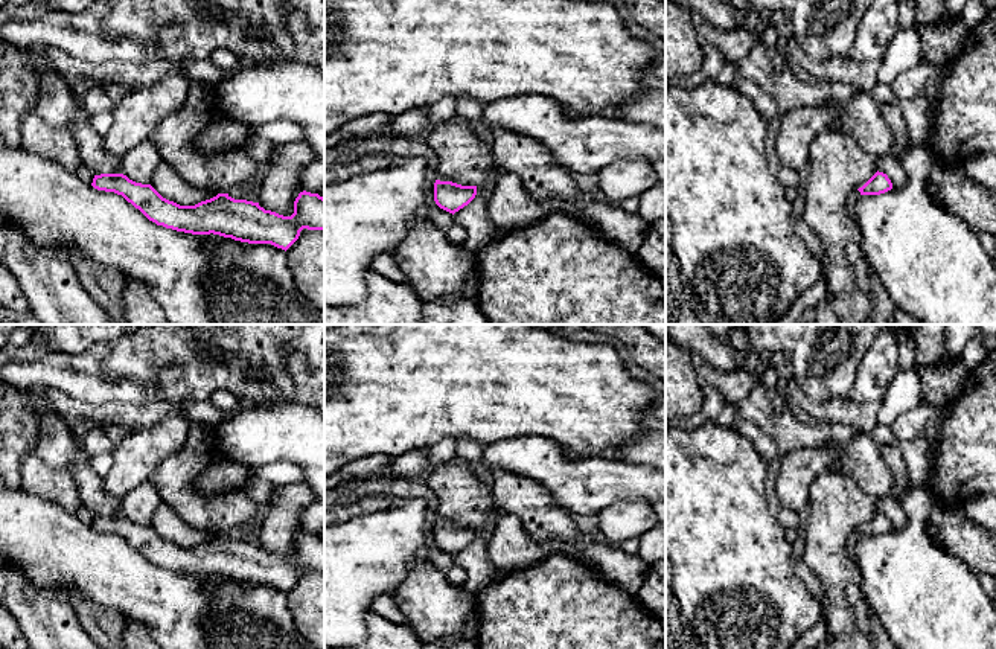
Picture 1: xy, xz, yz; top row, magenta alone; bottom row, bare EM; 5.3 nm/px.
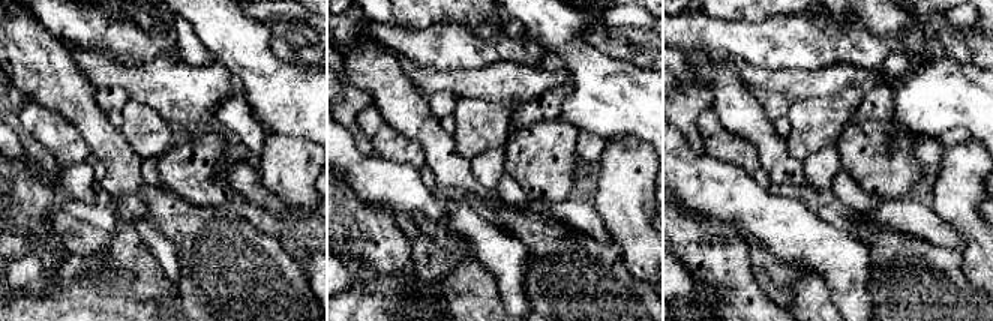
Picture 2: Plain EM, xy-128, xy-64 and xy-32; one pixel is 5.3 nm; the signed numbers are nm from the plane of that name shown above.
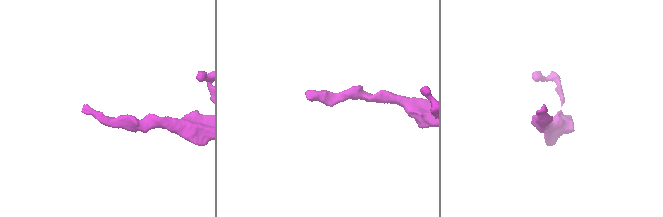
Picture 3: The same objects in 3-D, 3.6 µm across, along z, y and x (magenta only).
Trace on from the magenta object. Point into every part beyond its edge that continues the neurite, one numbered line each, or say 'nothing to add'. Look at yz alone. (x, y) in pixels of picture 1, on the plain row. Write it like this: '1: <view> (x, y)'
1: yz (853, 540)

